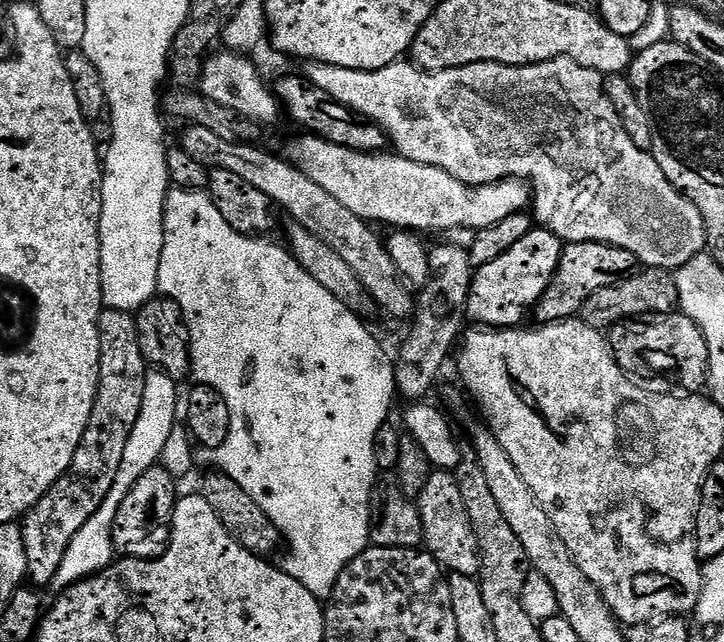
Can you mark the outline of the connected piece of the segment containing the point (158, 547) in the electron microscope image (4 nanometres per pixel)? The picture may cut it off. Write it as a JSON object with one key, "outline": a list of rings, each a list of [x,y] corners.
{"outline":[[[153,466],[138,478],[138,482],[134,482],[134,486],[130,486],[130,492],[122,498],[112,523],[112,546],[121,557],[155,560],[157,556],[163,556],[168,549],[172,509],[178,499],[176,484],[166,469]]]}

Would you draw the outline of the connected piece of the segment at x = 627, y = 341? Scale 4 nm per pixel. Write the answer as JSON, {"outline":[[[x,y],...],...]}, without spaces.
{"outline":[[[669,314],[659,318],[648,318],[643,322],[628,322],[623,325],[624,337],[614,348],[614,355],[620,367],[629,374],[639,374],[644,367],[651,369],[661,377],[676,375],[677,382],[685,385],[699,385],[705,387],[708,379],[708,347],[702,330],[689,316],[683,314]]]}

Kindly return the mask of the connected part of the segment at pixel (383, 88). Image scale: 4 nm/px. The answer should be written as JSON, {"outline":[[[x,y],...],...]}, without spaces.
{"outline":[[[565,57],[542,62],[541,64],[523,64],[510,66],[509,64],[471,64],[461,68],[451,68],[441,72],[421,72],[411,62],[397,62],[386,66],[382,70],[346,70],[346,66],[330,66],[315,62],[307,65],[306,75],[314,86],[326,90],[326,94],[333,96],[342,106],[350,106],[358,114],[370,118],[380,127],[390,141],[391,147],[397,153],[414,162],[422,162],[426,166],[438,166],[446,170],[446,174],[454,174],[458,182],[466,182],[474,186],[493,184],[499,180],[526,180],[532,189],[531,215],[539,227],[553,232],[562,242],[602,242],[610,246],[618,246],[630,250],[645,268],[667,268],[679,270],[686,262],[701,255],[705,251],[708,235],[704,229],[704,219],[694,206],[694,202],[682,195],[662,174],[662,166],[652,156],[651,151],[645,150],[637,141],[632,139],[632,133],[625,128],[623,120],[610,104],[610,98],[604,93],[604,76],[594,70],[586,69],[577,62]]]}

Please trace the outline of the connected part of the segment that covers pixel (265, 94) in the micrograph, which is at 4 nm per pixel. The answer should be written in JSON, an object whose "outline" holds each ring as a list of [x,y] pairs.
{"outline":[[[213,51],[203,61],[198,81],[200,95],[213,105],[235,114],[241,121],[249,120],[252,124],[274,123],[279,116],[282,116],[282,109],[270,84],[260,77],[259,70],[248,61],[251,59],[239,52],[219,51]]]}

